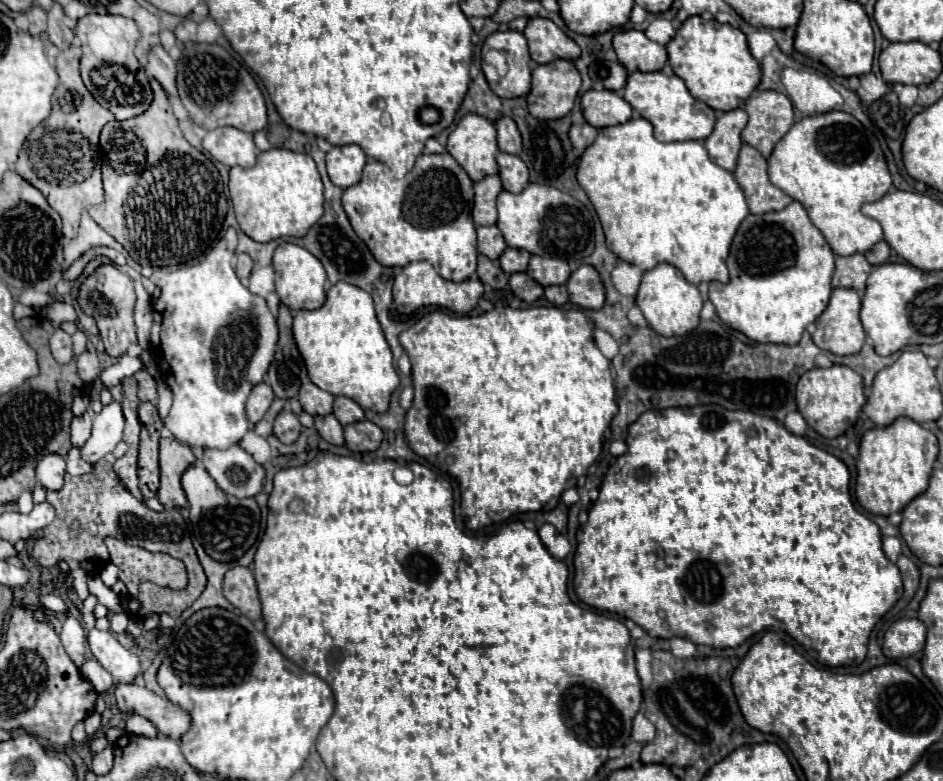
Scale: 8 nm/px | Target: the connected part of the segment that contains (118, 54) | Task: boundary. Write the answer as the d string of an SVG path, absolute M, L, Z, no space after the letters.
M88 14L78 20L74 34L82 40L80 74L96 102L108 108L116 120L128 120L142 114L152 102L152 90L144 68L134 58L134 46L140 38L136 22L114 14Z

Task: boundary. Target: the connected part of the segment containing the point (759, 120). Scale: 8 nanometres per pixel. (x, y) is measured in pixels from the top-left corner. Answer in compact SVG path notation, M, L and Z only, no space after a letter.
M762 90L748 98L744 110L748 114L748 124L742 132L742 142L754 146L764 158L768 158L774 144L794 124L792 102L782 92Z

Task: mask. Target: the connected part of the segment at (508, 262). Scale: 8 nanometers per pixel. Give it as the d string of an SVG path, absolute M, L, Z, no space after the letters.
M506 248L502 252L502 256L498 258L500 268L506 274L514 274L514 272L526 272L528 268L528 260L530 260L530 252L526 250L518 250L518 248Z

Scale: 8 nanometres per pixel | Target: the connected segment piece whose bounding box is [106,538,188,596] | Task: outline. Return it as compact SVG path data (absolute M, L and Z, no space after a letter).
M106 538L106 546L112 562L120 568L120 580L126 584L130 596L136 596L138 584L144 580L176 590L182 590L188 584L182 560L168 554L154 554L116 538Z

